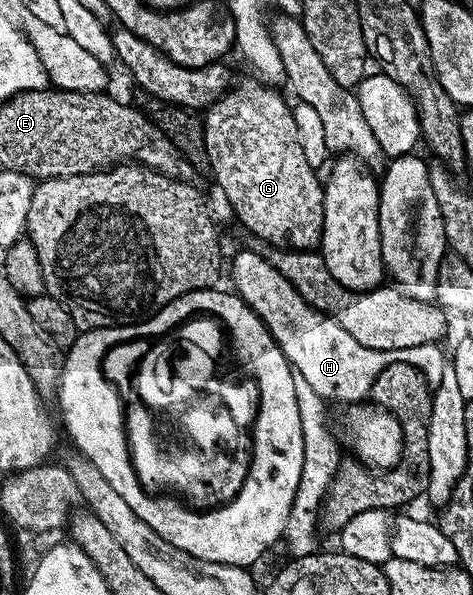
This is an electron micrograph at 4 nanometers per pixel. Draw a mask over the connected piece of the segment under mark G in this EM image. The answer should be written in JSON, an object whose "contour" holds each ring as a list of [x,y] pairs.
{"contour":[[[261,81],[242,82],[227,89],[218,101],[205,111],[202,127],[208,152],[209,173],[214,173],[228,205],[250,234],[270,242],[274,248],[314,250],[322,240],[324,224],[323,183],[318,182],[315,167],[304,160],[304,148],[300,148],[300,132],[296,132],[296,120],[291,103],[277,94],[275,87]]]}

